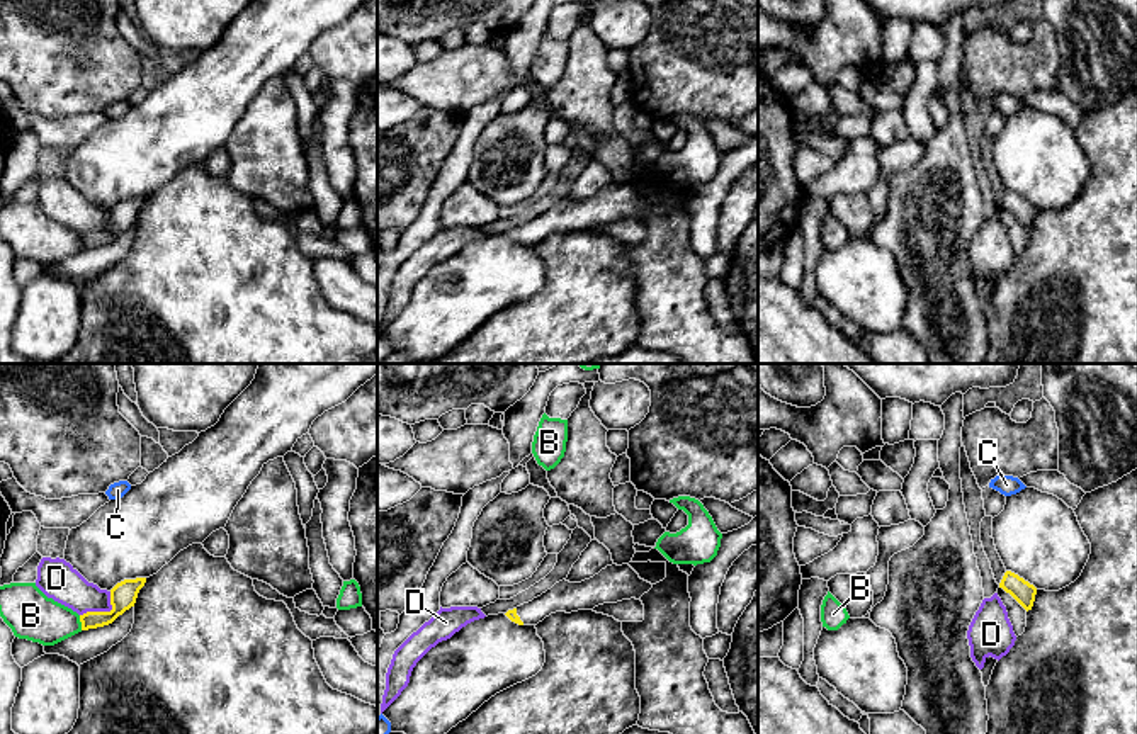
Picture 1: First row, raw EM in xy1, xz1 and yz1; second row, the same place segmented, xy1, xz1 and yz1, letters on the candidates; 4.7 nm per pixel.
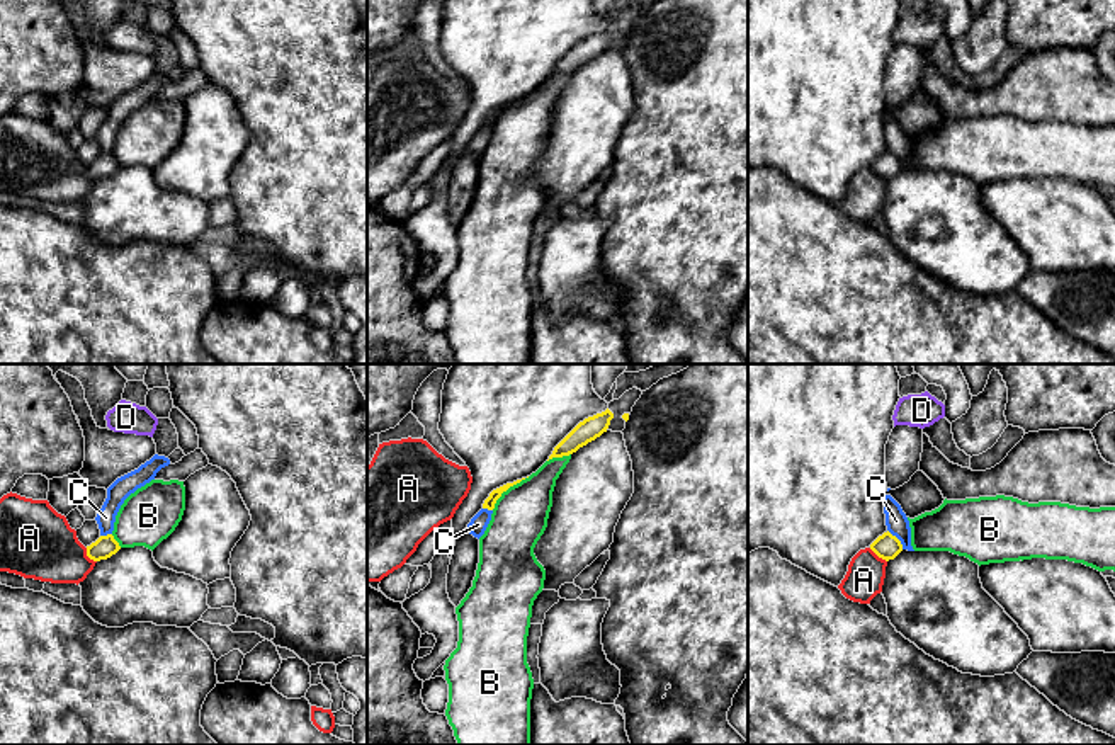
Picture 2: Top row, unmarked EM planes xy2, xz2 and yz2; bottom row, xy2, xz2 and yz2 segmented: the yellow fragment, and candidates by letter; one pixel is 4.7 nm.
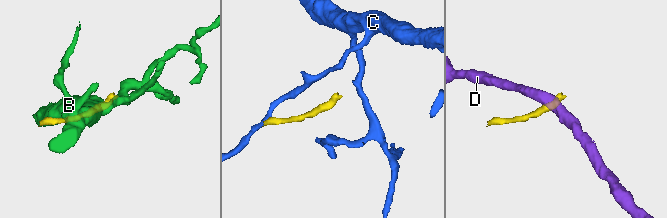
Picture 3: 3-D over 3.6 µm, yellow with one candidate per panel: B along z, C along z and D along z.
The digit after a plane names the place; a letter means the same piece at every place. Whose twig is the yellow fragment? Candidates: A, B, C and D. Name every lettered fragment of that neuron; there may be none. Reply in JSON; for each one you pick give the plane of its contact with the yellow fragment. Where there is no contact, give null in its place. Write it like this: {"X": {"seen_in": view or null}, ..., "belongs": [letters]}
{"belongs": []}

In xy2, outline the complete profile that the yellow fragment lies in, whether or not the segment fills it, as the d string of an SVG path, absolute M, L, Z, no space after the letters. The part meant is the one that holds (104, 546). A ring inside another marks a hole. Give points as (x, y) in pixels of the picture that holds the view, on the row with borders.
M112 534L100 536L95 543L87 546L87 556L93 561L107 560L121 549Z

